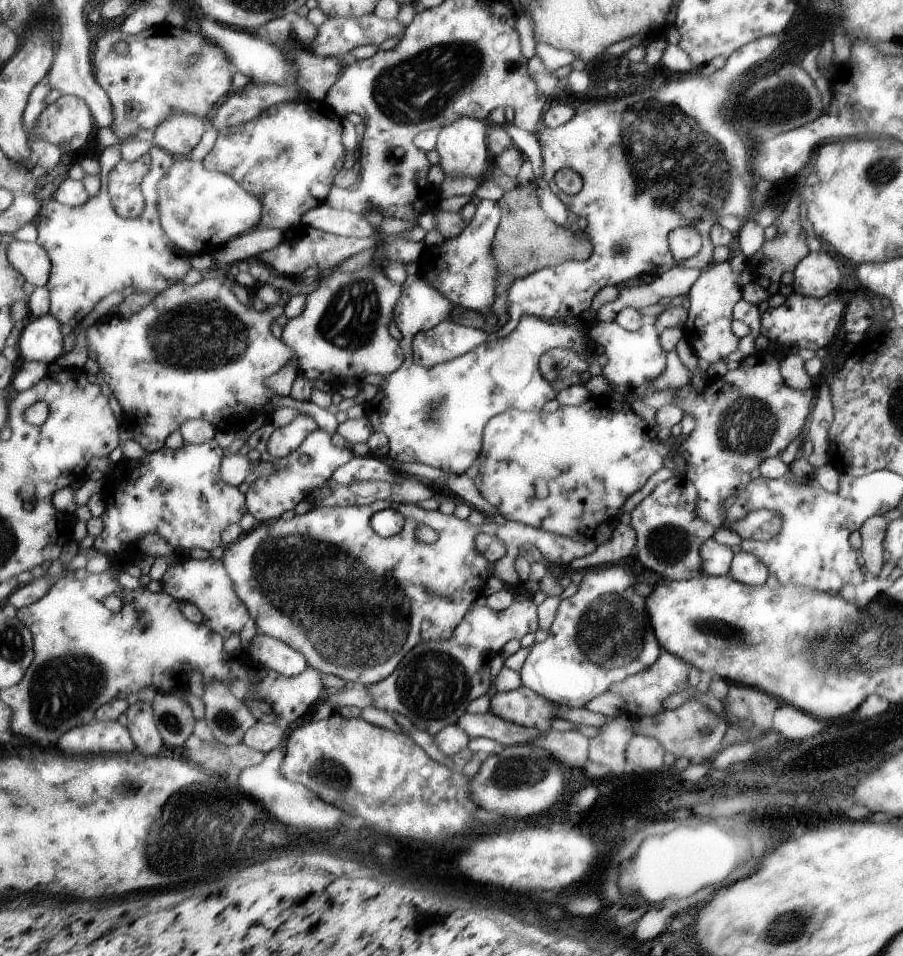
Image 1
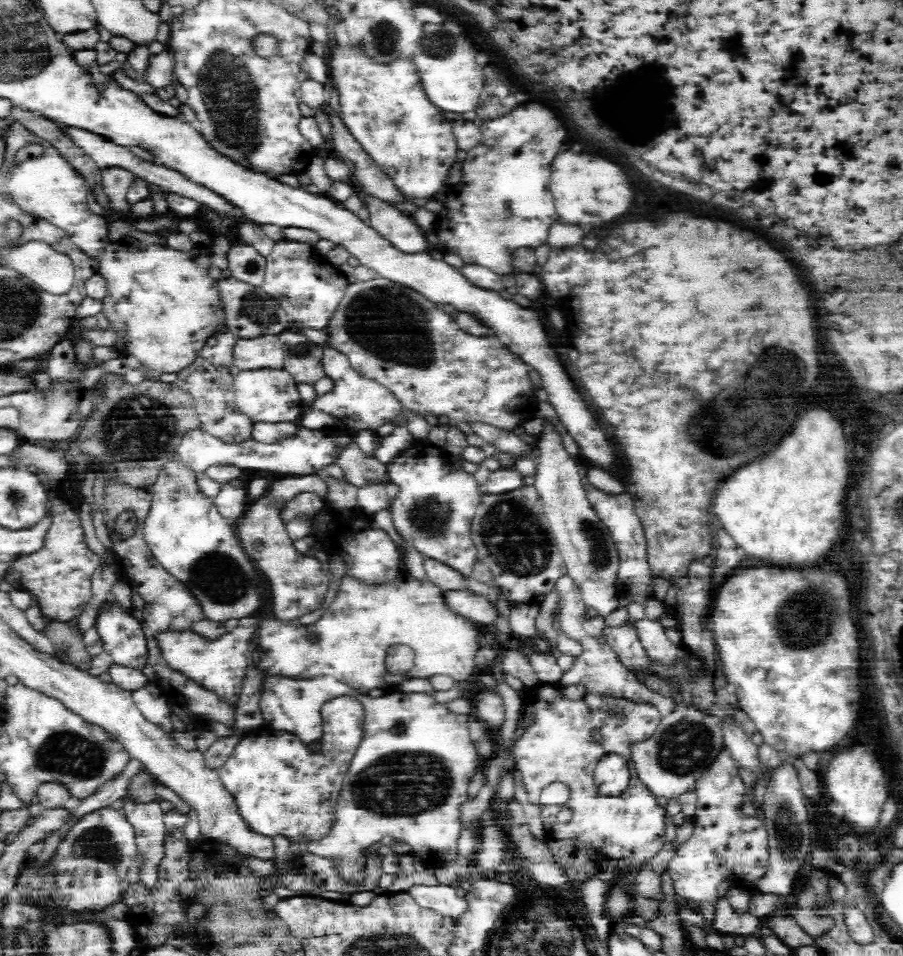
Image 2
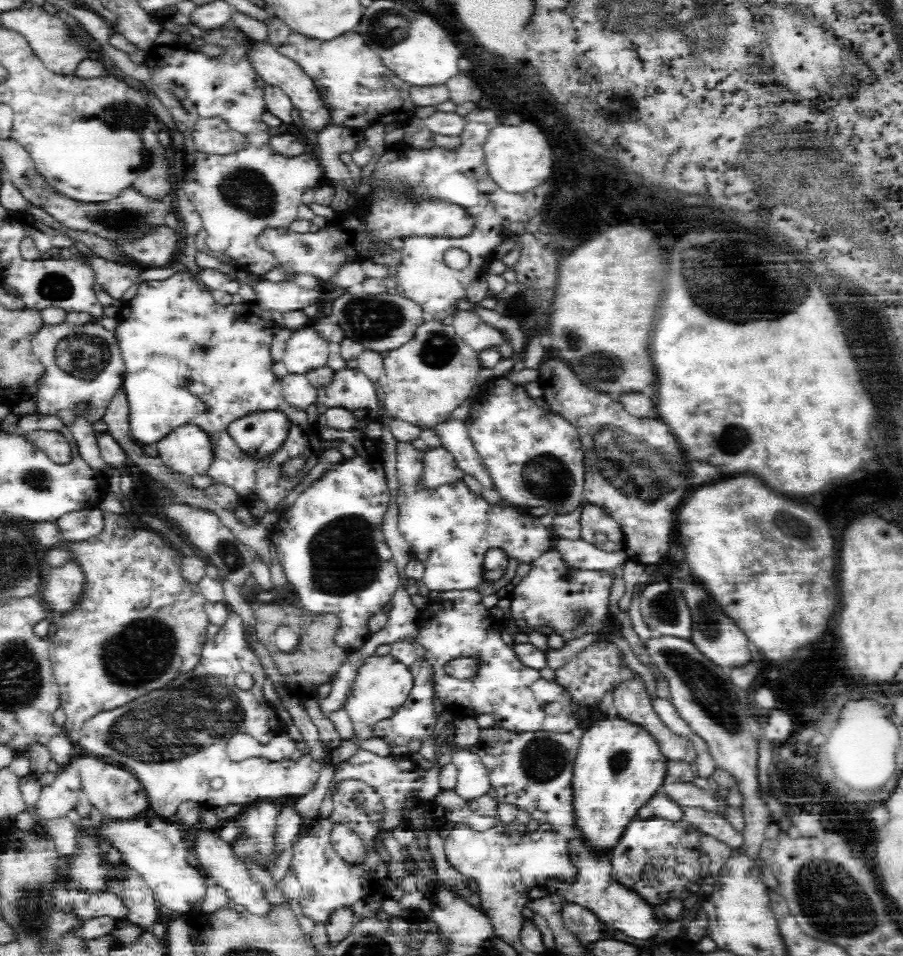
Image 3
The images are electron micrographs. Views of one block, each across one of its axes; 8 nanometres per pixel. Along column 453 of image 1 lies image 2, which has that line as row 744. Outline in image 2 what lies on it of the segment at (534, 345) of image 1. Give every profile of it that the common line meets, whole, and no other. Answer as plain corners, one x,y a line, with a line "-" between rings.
268,676
264,680
260,710
272,730
288,732
296,736
296,740
300,740
302,746
314,748
314,744
322,742
324,736
322,706
346,694
358,698
360,704
366,708
366,730
362,734
362,746
358,746
358,754
354,754
354,764
350,766
350,772
342,782
342,794
338,794
338,802
334,804
334,824
326,836
308,842
308,852
326,858
332,864
334,874
338,874
340,882
348,886
360,886
364,882
368,848
380,842
384,836
410,844
412,856
420,858
428,870
450,866
460,856
458,854
458,840
462,834
460,806
468,802
470,782
484,764
484,760
476,752
476,744
470,740
470,730
468,730
470,718
466,714
450,712
446,706
436,704
436,700
426,694
396,692
388,696
370,698
334,680
332,676
324,676
324,678
316,676
310,680

